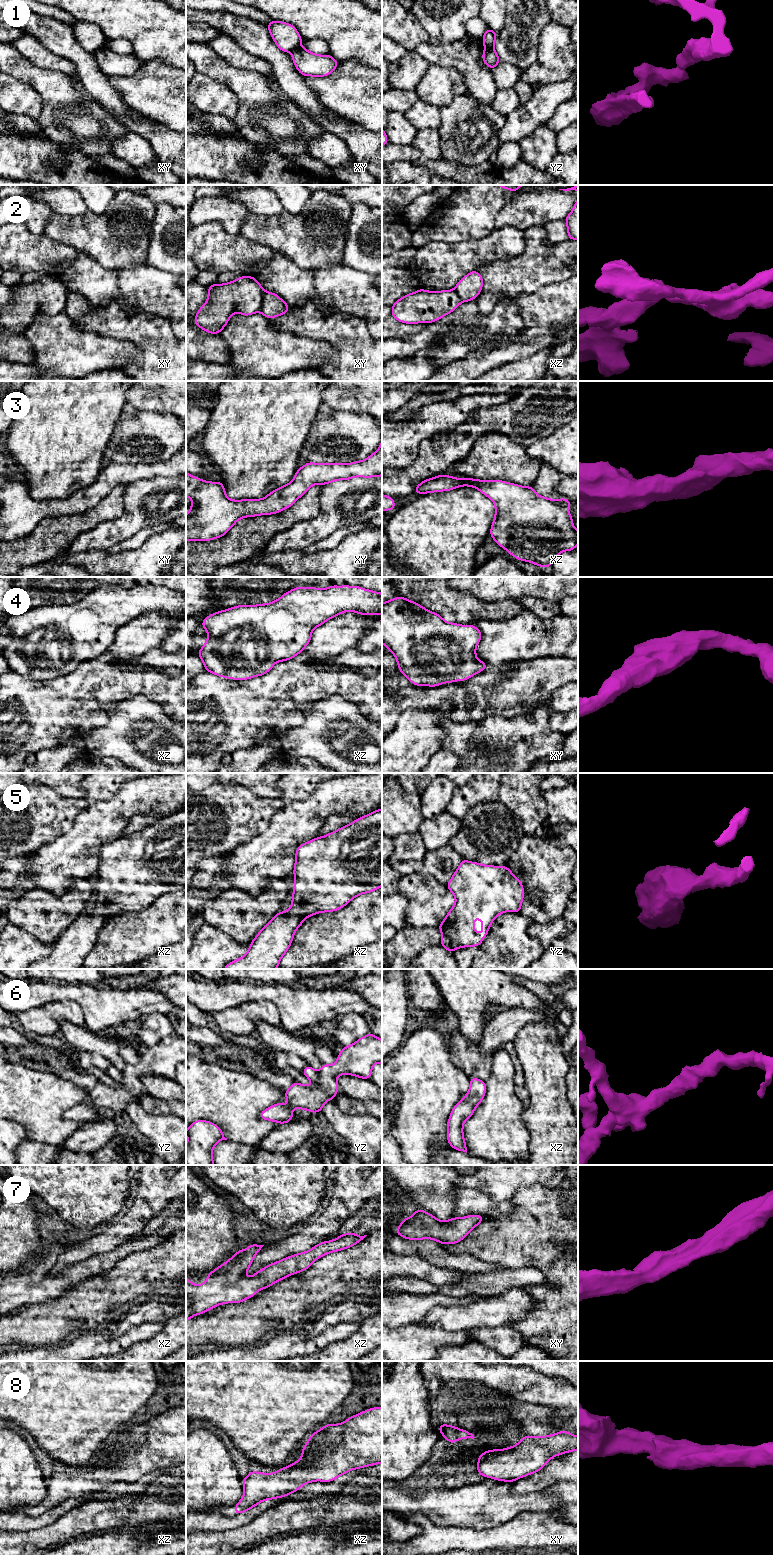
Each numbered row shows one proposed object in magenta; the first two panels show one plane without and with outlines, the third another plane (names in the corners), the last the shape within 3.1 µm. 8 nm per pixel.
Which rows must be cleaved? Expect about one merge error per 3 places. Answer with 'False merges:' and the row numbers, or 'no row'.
False merges: 1, 2

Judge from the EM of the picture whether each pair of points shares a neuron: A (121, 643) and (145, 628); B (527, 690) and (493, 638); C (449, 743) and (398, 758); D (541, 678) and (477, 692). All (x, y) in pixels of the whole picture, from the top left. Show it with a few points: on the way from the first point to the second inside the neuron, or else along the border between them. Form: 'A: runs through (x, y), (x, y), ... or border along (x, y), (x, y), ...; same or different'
A: runs through (127, 643), (139, 634); same
B: border along (512, 662), (489, 665); different
C: border along (439, 722), (446, 732), (443, 747); different
D: runs through (525, 682), (510, 685), (502, 690), (493, 692); same

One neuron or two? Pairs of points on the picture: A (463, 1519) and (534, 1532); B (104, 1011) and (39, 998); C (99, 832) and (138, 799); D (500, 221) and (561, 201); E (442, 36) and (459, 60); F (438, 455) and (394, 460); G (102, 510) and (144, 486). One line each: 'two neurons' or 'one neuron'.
A: two neurons
B: one neuron
C: one neuron
D: one neuron
E: two neurons
F: two neurons
G: two neurons

